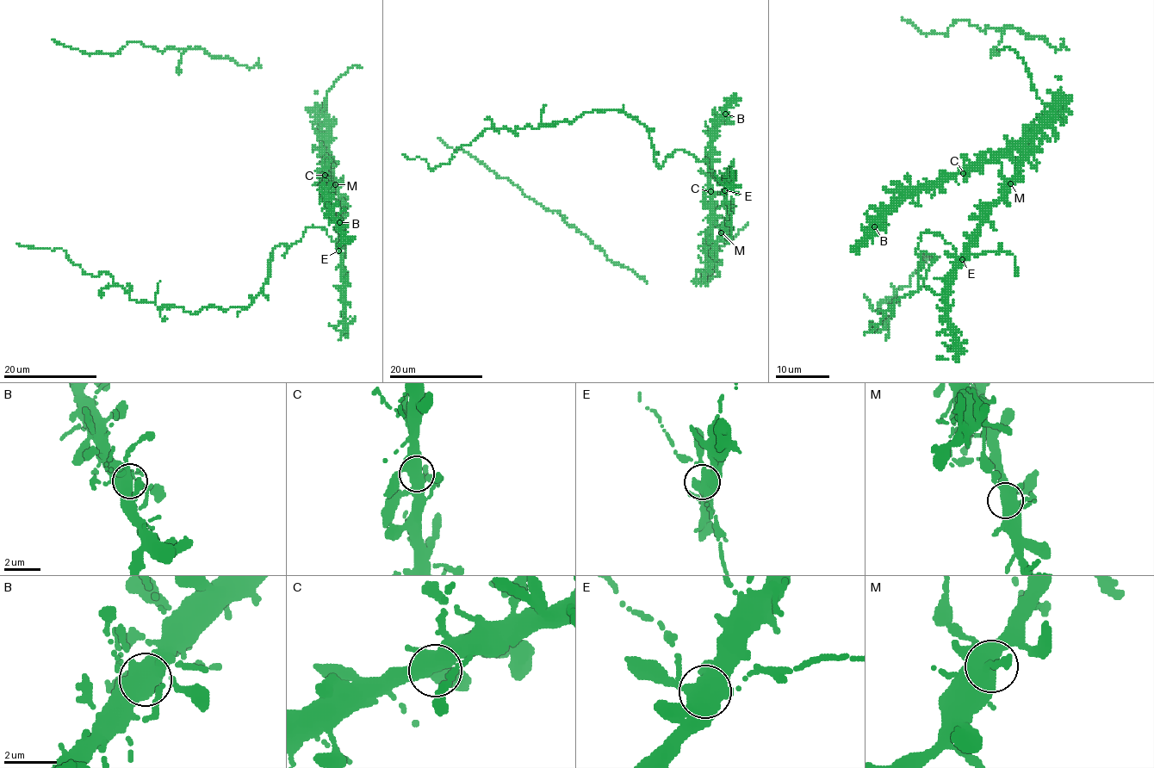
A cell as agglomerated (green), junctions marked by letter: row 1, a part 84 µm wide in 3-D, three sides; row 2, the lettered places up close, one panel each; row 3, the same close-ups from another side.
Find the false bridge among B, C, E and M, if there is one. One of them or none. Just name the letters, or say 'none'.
none

